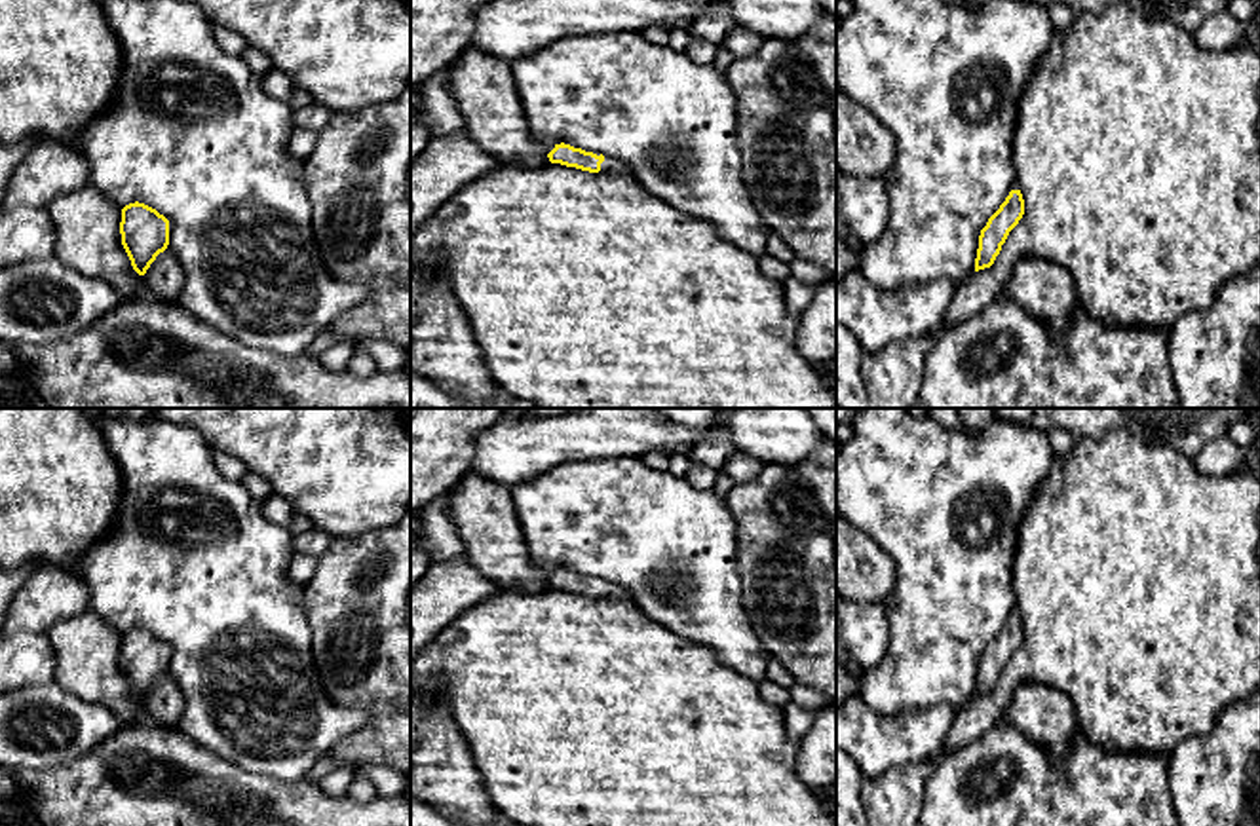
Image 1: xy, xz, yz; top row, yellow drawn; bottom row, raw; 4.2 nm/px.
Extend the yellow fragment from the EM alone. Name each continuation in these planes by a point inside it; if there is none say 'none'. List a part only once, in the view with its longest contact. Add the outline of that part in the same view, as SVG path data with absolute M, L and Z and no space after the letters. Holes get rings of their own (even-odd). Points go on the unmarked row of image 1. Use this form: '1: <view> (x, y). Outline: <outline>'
1: xz (609, 591). Outline: M604 581L604 587L601 589L601 596L633 602L633 596L627 589L620 587L620 585L614 585L614 583L608 583L608 581Z

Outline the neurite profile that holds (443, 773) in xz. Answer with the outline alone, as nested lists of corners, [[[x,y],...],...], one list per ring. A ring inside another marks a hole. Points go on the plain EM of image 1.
[[[410,693],[410,798],[445,811],[456,826],[490,826],[494,805],[449,704]]]

